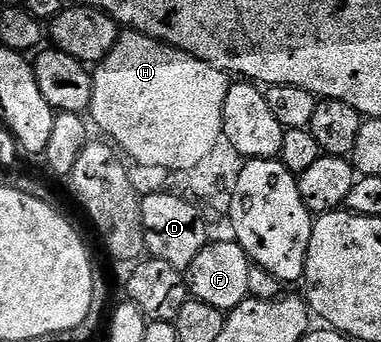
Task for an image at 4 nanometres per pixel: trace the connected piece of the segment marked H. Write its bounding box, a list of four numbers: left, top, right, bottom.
[90,30,232,173]

